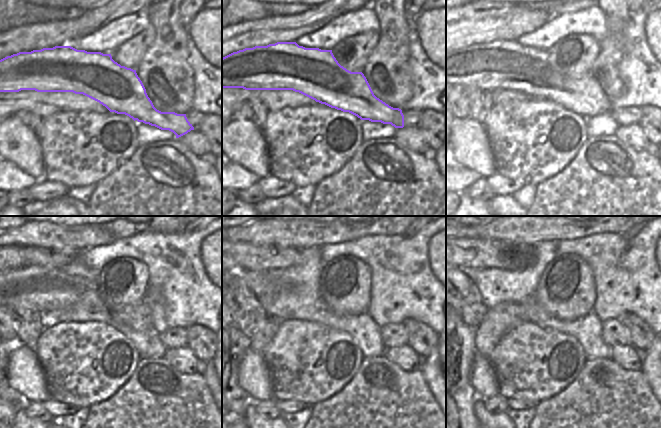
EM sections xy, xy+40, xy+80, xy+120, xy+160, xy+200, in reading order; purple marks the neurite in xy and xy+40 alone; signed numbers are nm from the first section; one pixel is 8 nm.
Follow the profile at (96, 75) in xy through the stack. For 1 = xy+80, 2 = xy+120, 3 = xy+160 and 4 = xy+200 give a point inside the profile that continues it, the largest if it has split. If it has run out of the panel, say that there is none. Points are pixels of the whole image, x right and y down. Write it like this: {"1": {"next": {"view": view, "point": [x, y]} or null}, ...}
{"1": {"next": {"view": "xy+80", "point": [506, 64]}}, "2": {"next": {"view": "xy+120", "point": [69, 294]}}, "3": {"next": {"view": "xy+160", "point": [304, 303]}}, "4": {"next": {"view": "xy+200", "point": [536, 314]}}}

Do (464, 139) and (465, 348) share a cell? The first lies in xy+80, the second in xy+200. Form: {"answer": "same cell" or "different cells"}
{"answer": "different cells"}

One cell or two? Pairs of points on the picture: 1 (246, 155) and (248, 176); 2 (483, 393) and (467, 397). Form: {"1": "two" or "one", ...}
{"1": "two", "2": "two"}

